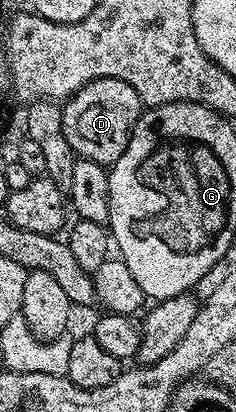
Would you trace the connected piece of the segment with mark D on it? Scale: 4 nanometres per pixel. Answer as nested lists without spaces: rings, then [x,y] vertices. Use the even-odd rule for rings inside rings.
[[[112,77],[94,79],[65,100],[62,107],[62,132],[64,137],[68,137],[68,145],[72,145],[75,156],[113,165],[118,162],[124,149],[128,149],[128,141],[143,110],[136,89],[132,89],[128,81]]]

